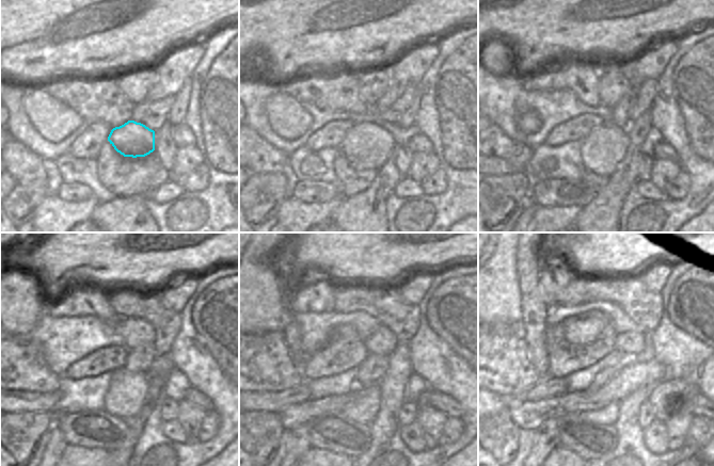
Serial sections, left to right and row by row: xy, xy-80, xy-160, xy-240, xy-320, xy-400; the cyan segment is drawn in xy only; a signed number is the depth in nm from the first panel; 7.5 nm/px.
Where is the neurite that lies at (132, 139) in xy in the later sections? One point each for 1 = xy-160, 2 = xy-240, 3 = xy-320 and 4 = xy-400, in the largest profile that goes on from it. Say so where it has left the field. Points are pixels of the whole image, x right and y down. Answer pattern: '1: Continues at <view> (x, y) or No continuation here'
1: Continues at xy-160 (603, 149)
2: Continues at xy-240 (126, 396)
3: Continues at xy-320 (364, 407)
4: Continues at xy-400 (606, 416).

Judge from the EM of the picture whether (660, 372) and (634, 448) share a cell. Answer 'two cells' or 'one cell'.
two cells

